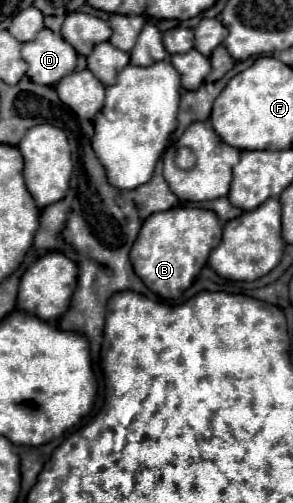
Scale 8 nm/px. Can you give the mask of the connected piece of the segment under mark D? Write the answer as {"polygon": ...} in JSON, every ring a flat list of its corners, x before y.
{"polygon":[[48,28,22,44,22,58,28,62,26,76,42,86,56,86,66,74,72,74,76,56,76,50]]}

